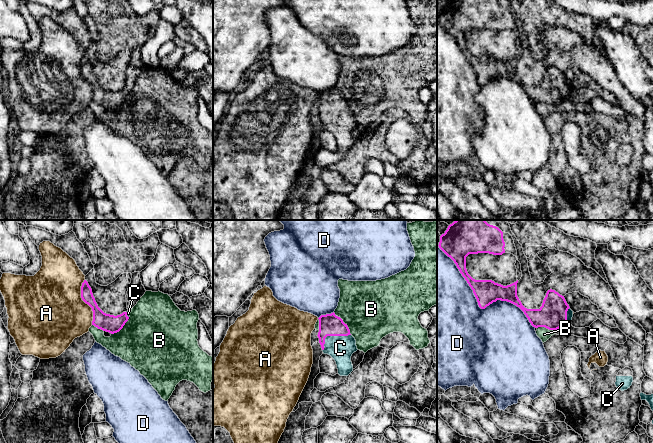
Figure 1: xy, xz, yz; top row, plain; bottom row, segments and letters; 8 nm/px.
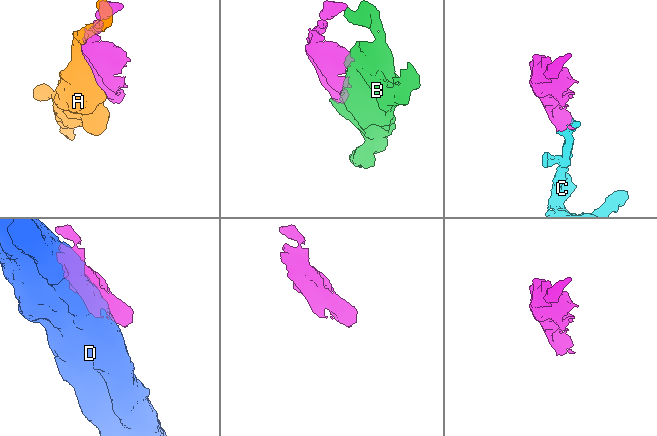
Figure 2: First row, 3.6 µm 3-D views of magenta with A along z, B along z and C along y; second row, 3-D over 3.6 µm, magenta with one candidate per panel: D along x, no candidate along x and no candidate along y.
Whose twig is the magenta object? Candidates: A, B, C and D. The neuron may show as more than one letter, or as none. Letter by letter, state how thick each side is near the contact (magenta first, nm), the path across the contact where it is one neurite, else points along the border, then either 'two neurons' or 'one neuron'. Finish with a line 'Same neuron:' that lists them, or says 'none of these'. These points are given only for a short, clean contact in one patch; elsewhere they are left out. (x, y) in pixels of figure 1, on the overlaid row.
A: 140 nm thick on the magenta side, 480 nm on the other; two neurons
B: 180 nm thick on the magenta side, 460 nm on the other; two neurons
C: 180 nm thick on the magenta side, 200 nm on the other; runs through xz (329, 325), (331, 327), (331, 335), (340, 345), (340, 348); one neuron
D: 190 nm thick on the magenta side, 500 nm on the other; two neurons
Same neuron: C

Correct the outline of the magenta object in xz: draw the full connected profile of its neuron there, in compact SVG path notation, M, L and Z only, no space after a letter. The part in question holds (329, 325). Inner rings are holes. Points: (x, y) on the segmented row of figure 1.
M335 313L321 315L319 318L318 338L324 354L330 355L336 362L338 374L340 376L348 376L353 371L351 356L356 352L356 340L350 334L350 330L343 320L336 316Z

